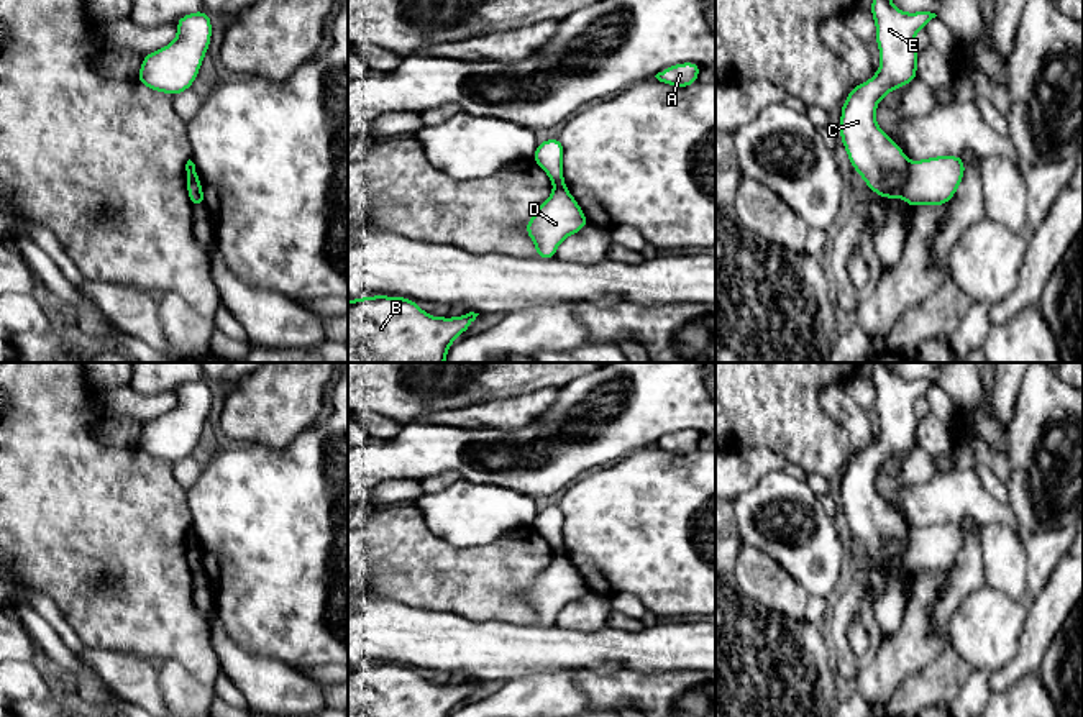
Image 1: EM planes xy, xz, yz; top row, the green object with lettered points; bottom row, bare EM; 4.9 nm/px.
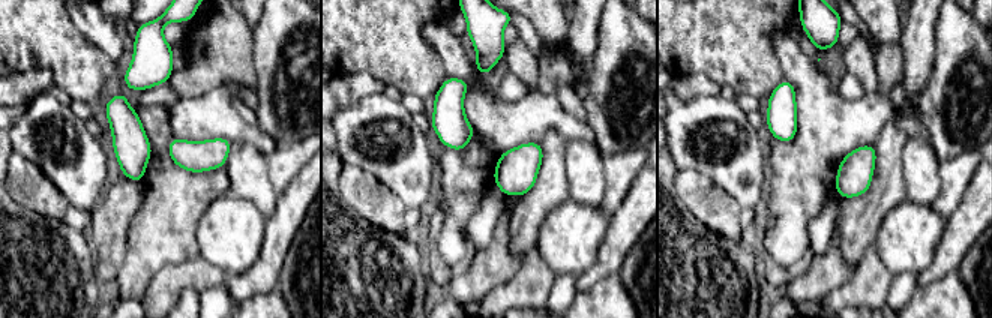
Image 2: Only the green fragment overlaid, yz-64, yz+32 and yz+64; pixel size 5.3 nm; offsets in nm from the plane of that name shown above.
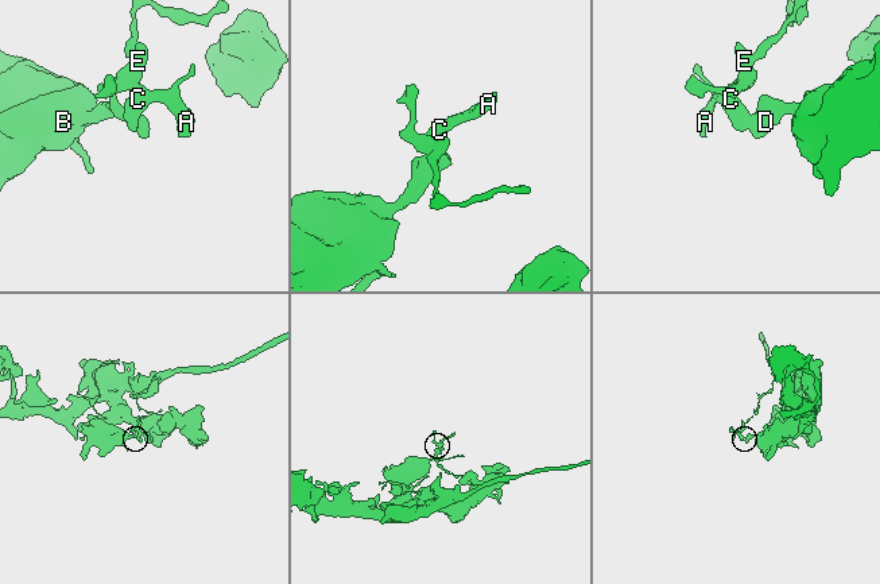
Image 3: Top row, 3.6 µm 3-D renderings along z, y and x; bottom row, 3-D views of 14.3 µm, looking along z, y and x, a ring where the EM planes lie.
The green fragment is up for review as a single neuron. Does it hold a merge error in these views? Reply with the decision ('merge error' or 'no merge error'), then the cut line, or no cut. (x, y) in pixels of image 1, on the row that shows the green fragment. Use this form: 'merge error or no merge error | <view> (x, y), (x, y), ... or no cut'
merge error | yz (909, 163), (906, 184), (898, 194)

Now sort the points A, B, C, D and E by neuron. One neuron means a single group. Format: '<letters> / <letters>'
A C E / B D

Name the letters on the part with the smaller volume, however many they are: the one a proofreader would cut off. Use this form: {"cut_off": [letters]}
{"cut_off": ["A", "C", "E"]}

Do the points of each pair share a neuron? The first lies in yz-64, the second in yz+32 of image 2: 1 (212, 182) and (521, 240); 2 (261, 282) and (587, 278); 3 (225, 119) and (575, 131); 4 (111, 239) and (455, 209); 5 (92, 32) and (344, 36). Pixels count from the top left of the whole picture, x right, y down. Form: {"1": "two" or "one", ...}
{"1": "two", "2": "one", "3": "one", "4": "two", "5": "two"}

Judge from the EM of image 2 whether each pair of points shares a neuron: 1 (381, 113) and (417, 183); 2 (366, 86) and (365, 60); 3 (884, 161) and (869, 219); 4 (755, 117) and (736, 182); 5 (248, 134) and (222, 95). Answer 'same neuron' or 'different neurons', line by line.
1: same neuron
2: different neurons
3: same neuron
4: different neurons
5: same neuron

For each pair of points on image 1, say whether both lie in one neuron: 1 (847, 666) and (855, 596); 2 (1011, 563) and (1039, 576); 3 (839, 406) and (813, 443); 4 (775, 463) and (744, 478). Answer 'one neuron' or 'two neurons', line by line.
1: one neuron
2: two neurons
3: two neurons
4: one neuron

